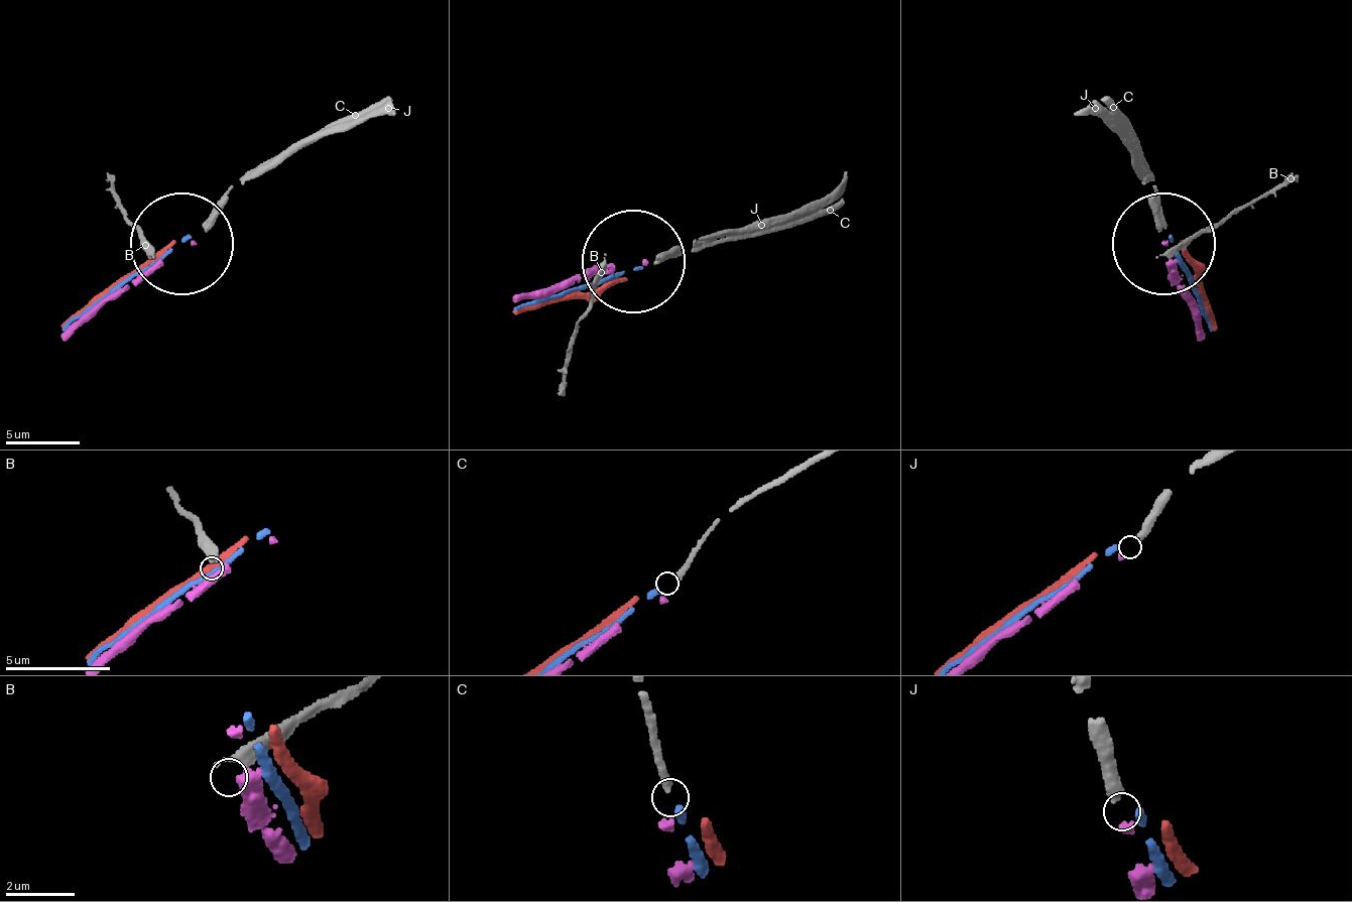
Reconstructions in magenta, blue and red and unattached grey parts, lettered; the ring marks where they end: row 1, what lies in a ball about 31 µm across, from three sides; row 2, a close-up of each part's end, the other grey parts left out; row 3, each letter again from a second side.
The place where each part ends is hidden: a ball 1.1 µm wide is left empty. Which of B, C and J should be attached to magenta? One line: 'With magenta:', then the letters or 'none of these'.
With magenta: J

